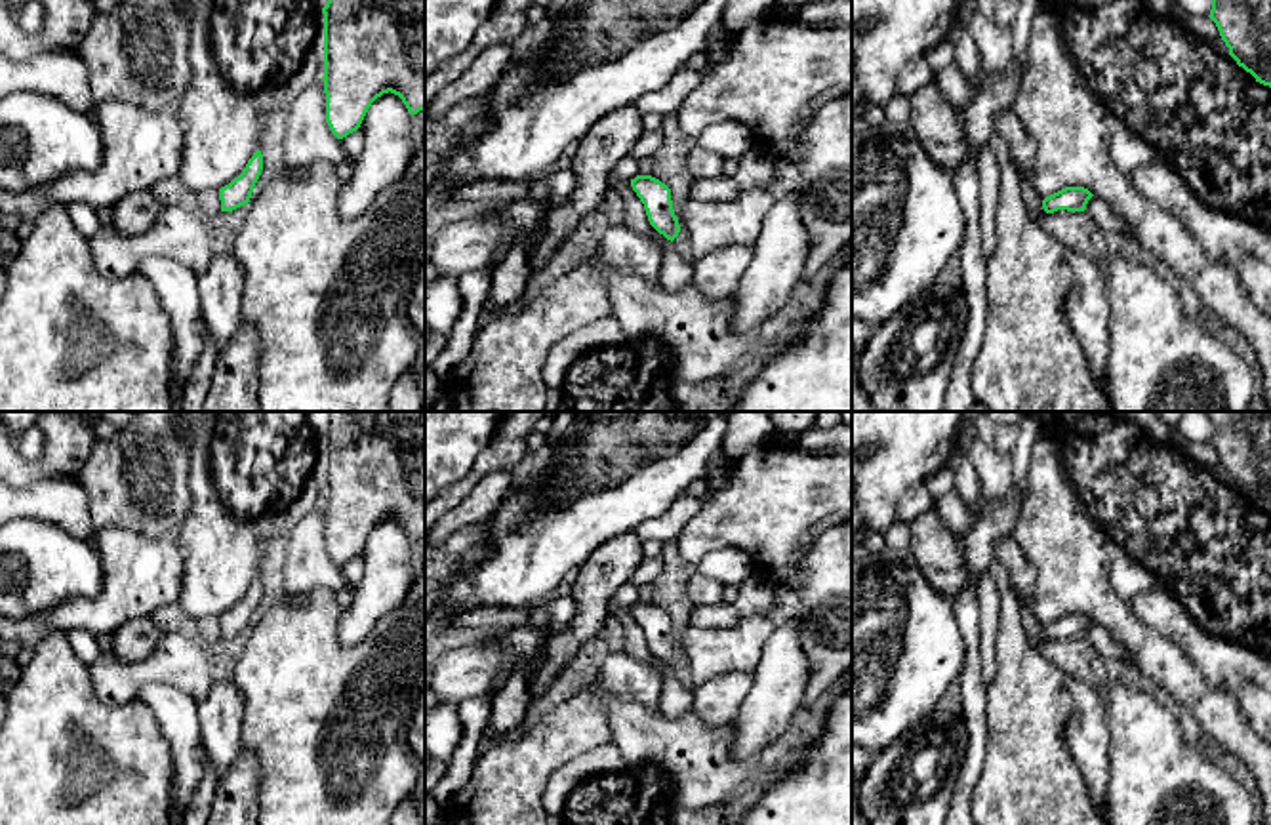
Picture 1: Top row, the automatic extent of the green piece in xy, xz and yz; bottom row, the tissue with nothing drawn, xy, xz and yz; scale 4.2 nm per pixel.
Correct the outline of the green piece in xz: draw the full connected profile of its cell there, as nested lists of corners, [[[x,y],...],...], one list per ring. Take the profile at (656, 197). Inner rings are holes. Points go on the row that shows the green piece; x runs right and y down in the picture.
[[[636,175],[631,187],[644,204],[650,225],[673,242],[680,225],[673,210],[671,189],[652,175]]]

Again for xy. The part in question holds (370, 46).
[[[328,0],[324,13],[324,93],[326,93],[326,122],[337,139],[356,131],[372,107],[383,93],[394,93],[402,99],[410,114],[425,111],[425,0]]]

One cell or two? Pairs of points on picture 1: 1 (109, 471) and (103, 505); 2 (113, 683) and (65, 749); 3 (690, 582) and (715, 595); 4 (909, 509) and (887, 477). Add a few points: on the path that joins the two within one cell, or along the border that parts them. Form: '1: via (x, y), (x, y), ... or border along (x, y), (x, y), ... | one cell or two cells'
1: via (109, 479), (109, 498) | one cell
2: border along (86, 665), (100, 698), (111, 704), (134, 698) | two cells
3: via (696, 585), (709, 593) | one cell
4: border along (925, 481), (904, 492), (894, 515) | two cells

